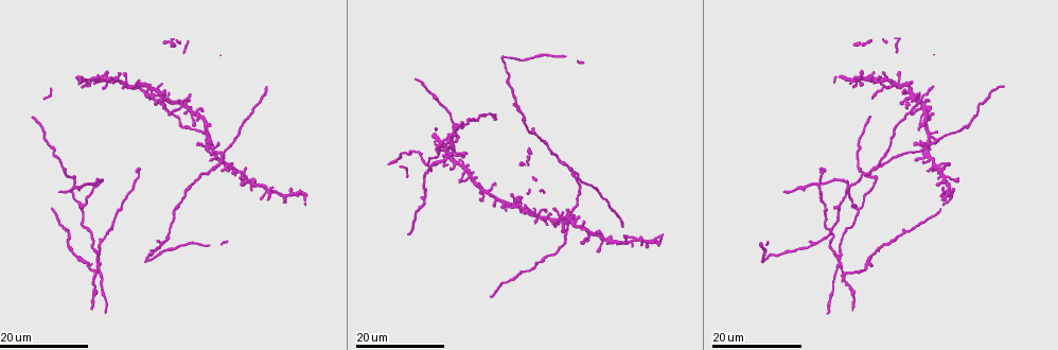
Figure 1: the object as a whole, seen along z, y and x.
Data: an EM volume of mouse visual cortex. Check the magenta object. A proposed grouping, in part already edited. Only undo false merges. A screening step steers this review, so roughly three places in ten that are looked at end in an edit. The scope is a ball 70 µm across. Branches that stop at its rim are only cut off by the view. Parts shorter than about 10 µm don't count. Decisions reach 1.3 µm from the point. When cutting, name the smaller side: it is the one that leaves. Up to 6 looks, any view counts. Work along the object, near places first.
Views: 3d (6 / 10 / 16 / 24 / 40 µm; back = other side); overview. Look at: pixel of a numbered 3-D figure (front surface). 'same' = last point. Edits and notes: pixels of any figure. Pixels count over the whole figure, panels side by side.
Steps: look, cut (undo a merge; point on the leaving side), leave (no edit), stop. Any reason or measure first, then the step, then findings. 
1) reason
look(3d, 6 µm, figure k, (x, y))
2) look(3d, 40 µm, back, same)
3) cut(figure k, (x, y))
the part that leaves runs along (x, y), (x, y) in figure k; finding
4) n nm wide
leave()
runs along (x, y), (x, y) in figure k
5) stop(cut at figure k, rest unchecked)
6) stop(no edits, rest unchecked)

a fork
look(3d, 24 µm, figure 1, (130, 87))

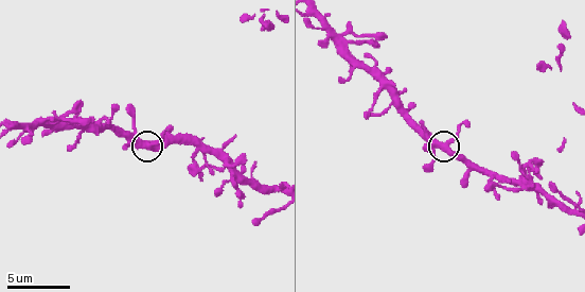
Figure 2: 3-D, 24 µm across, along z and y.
look(3d, 6 µm, figure 2, (148, 146))

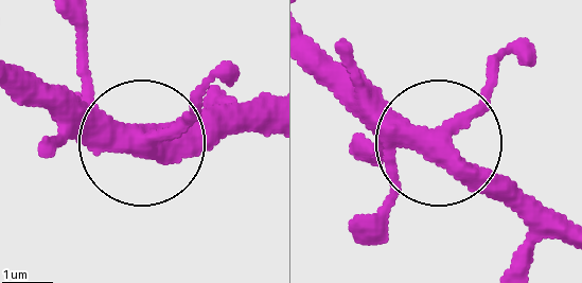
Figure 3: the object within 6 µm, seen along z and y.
from behind
look(3d, 6 µm, back, figure 3, (143, 142))

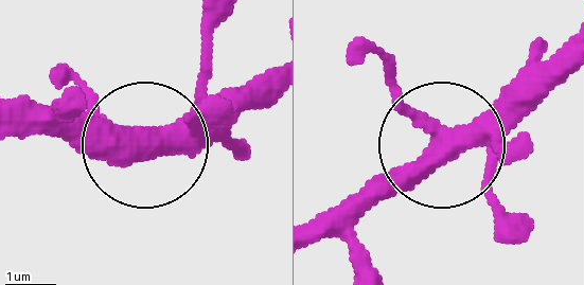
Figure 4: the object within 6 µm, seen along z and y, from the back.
3 arms
leave()
one neuron here

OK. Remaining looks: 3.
two arms in line, one across
look(3d, 16 µm, figure 1, (883, 165))

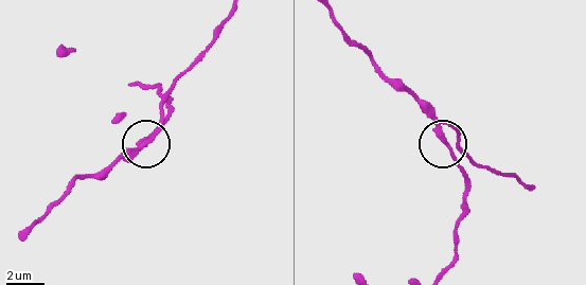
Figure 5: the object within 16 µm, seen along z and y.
look(3d, 6 µm, figure 5, (439, 132))

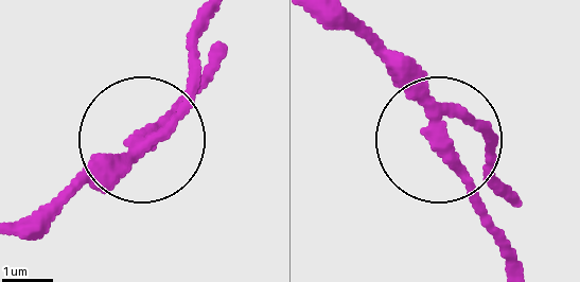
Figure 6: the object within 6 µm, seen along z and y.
3 arms
leave()
runs along (340, 12), (442, 135), (476, 126), (493, 147) in figure 6; all the same neuron

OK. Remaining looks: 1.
stop(no edits, rest unchecked)

